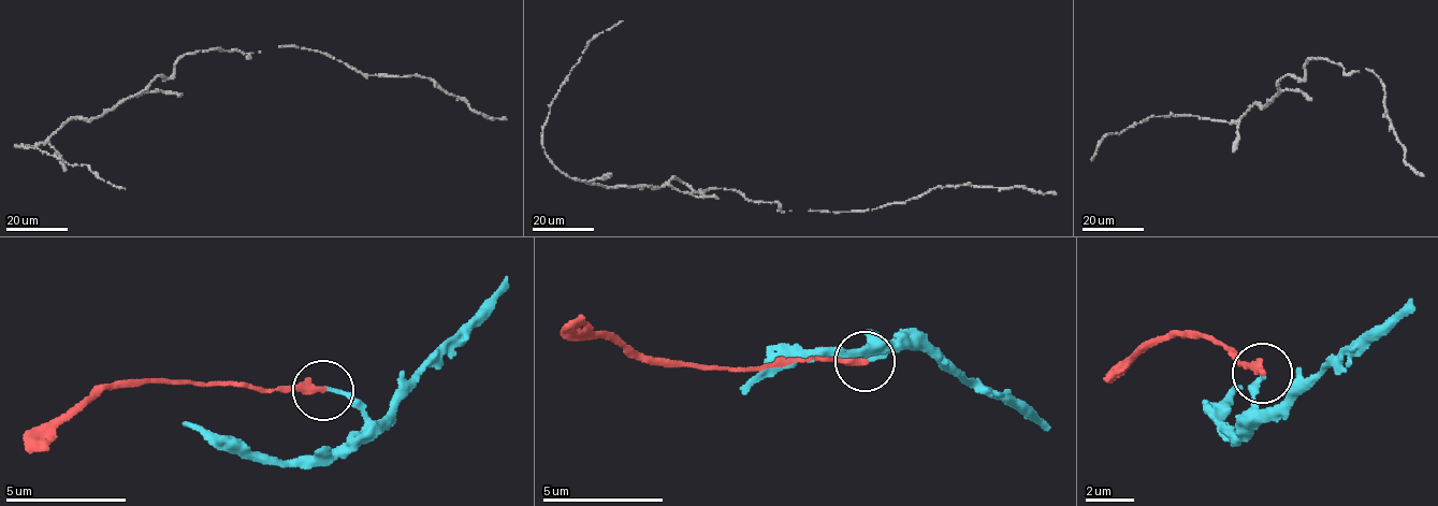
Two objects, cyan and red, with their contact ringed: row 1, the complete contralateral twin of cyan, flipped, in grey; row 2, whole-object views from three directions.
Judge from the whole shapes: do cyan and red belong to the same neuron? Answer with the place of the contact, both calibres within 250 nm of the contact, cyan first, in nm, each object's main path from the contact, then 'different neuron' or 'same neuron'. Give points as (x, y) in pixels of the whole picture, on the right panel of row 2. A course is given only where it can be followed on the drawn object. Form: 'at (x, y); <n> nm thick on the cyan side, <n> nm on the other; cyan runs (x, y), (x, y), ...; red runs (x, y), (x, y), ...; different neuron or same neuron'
at (1262, 373); 160 nm thick on the cyan side, 320 nm on the other; cyan runs (1260, 371), (1266, 373), (1258, 407), (1269, 409), (1333, 365), (1411, 297); red runs (1260, 371), (1213, 340), (1180, 332), (1134, 351), (1105, 384); same neuron

